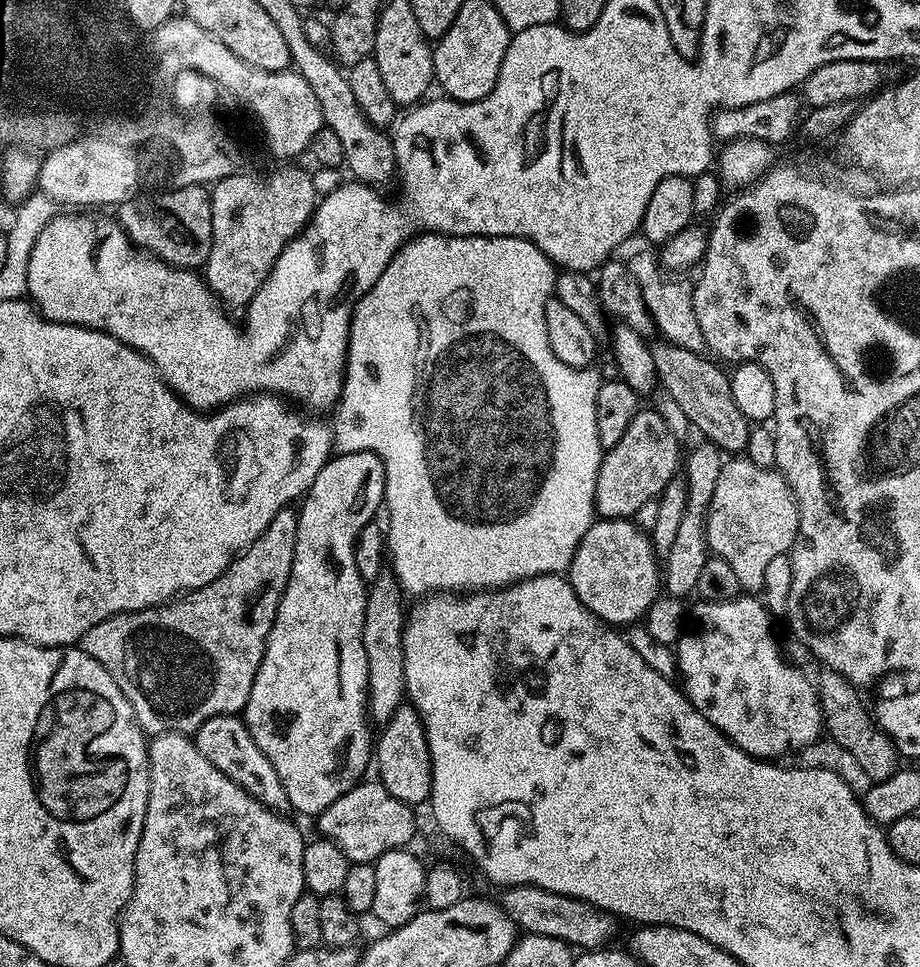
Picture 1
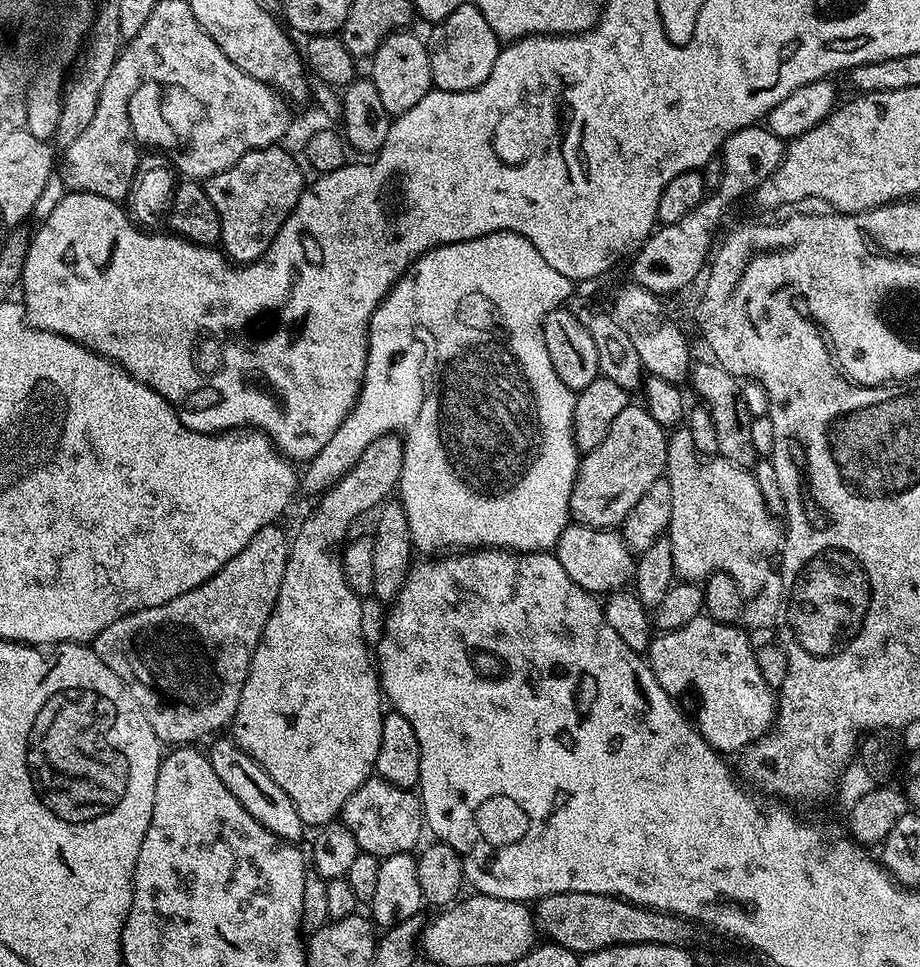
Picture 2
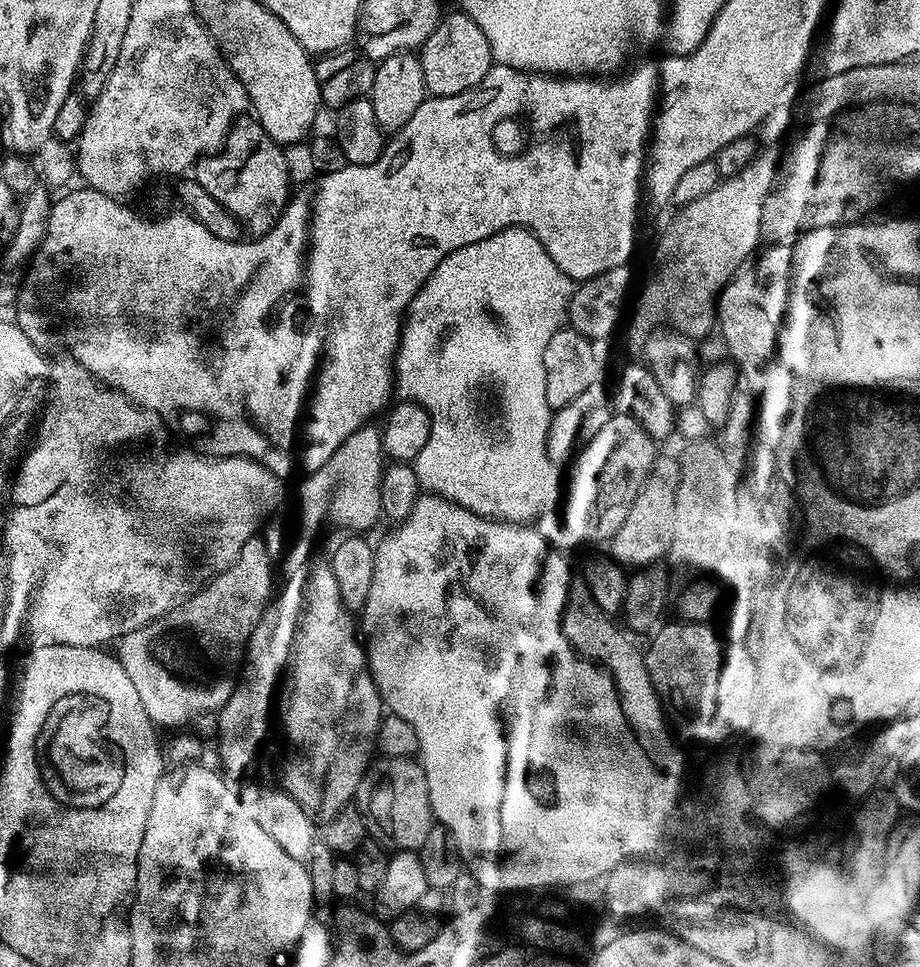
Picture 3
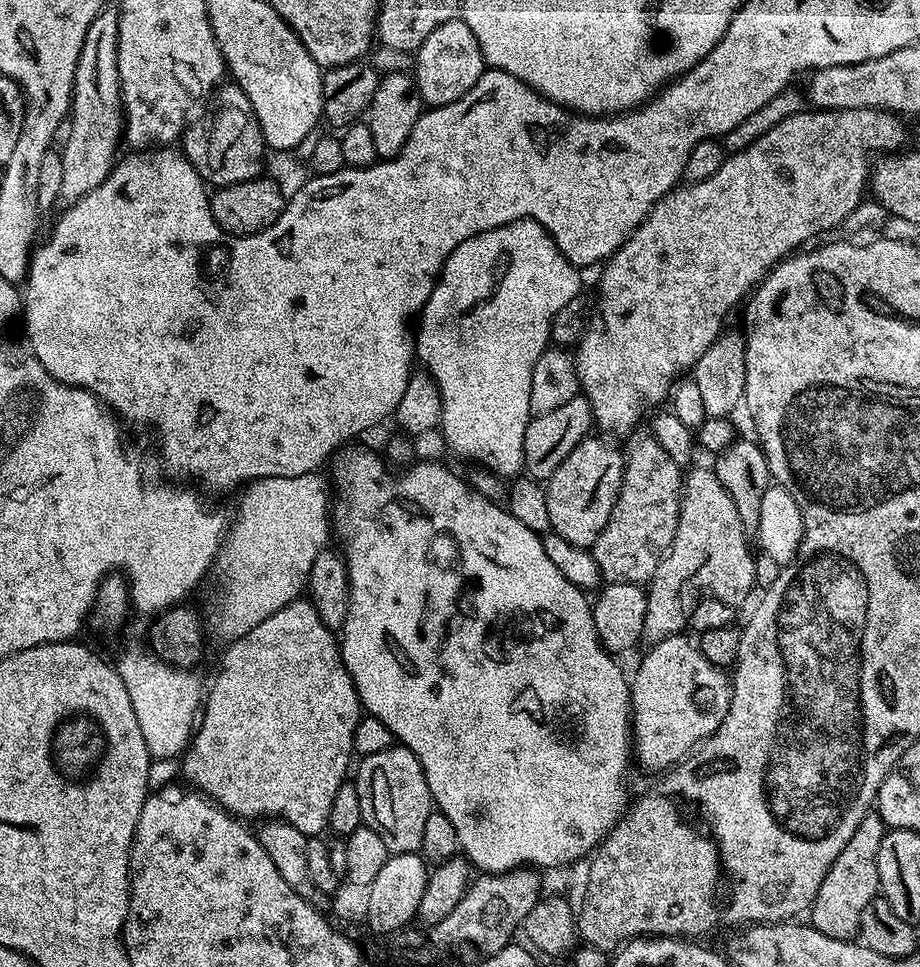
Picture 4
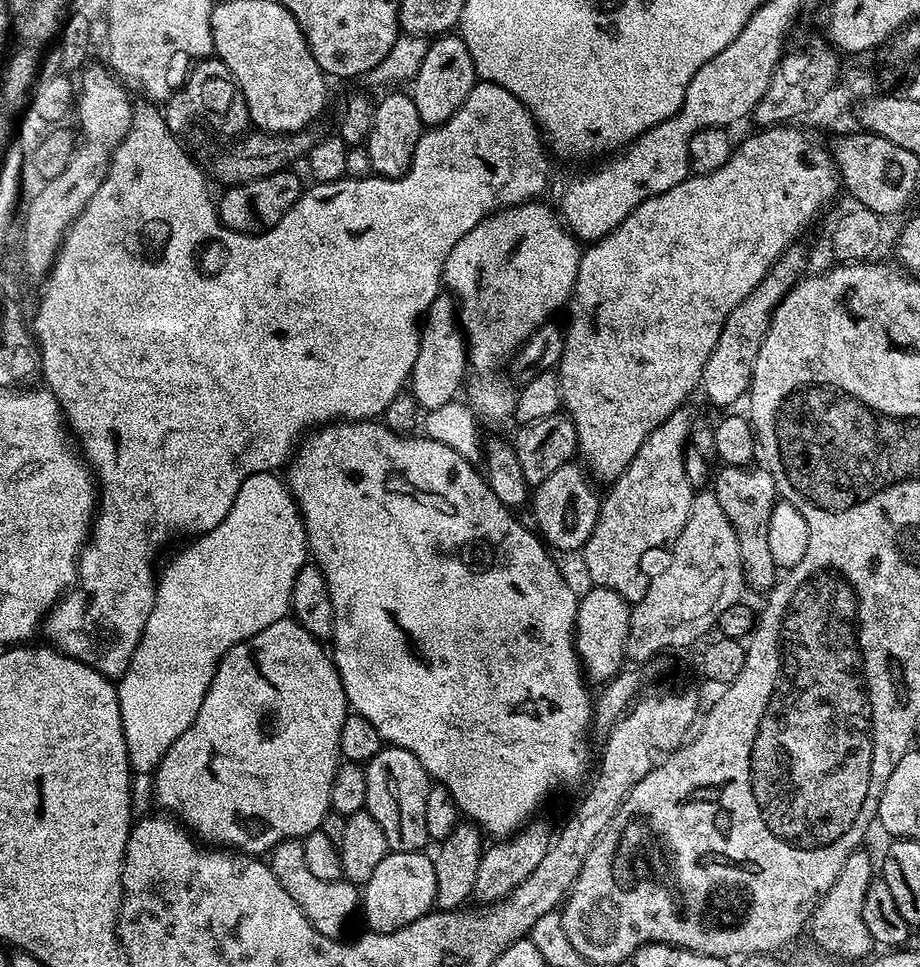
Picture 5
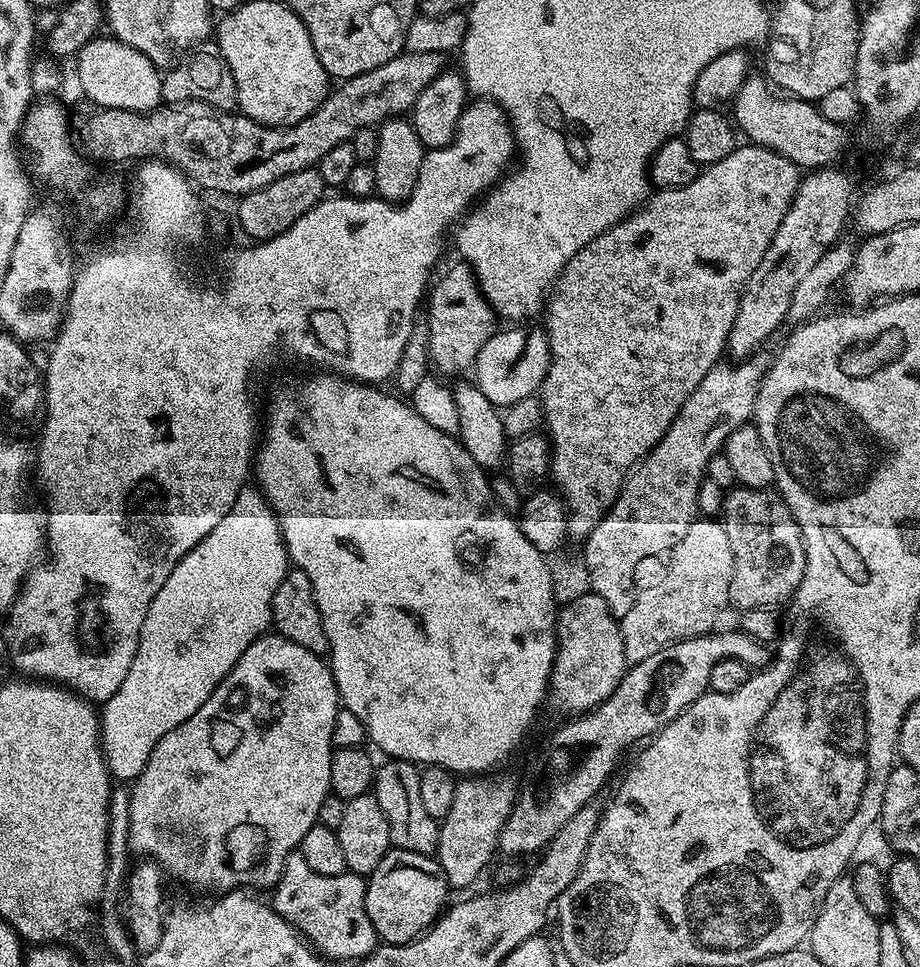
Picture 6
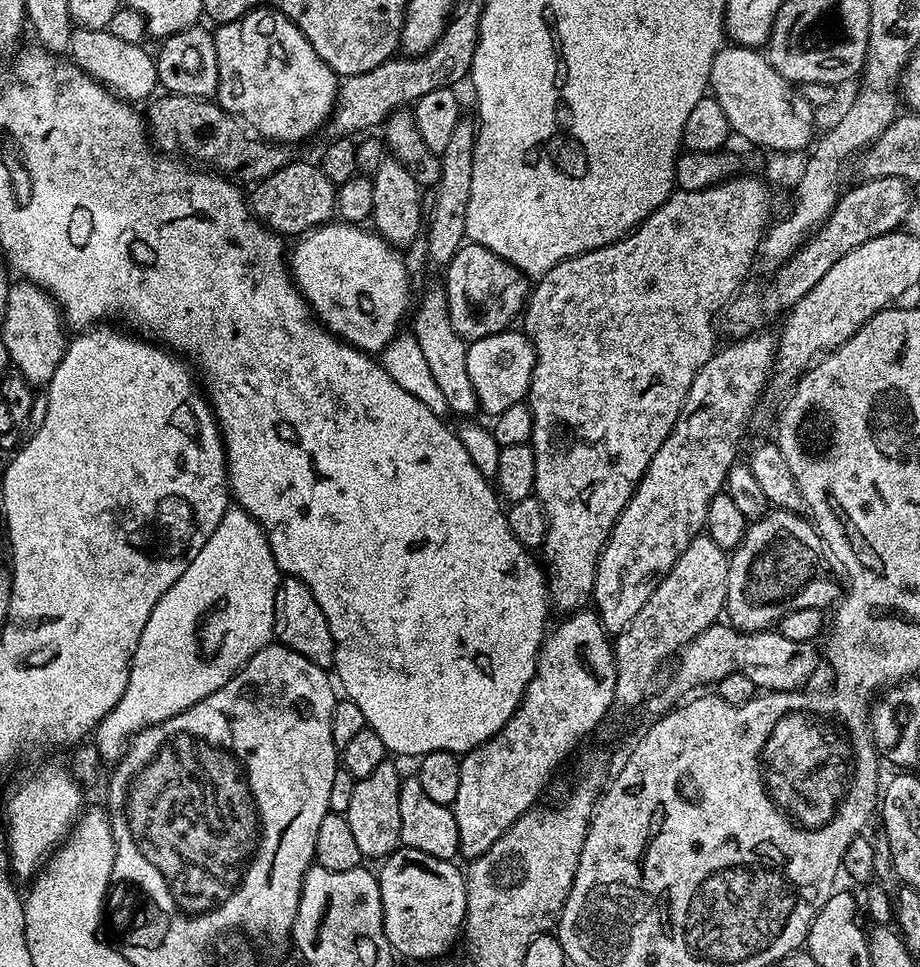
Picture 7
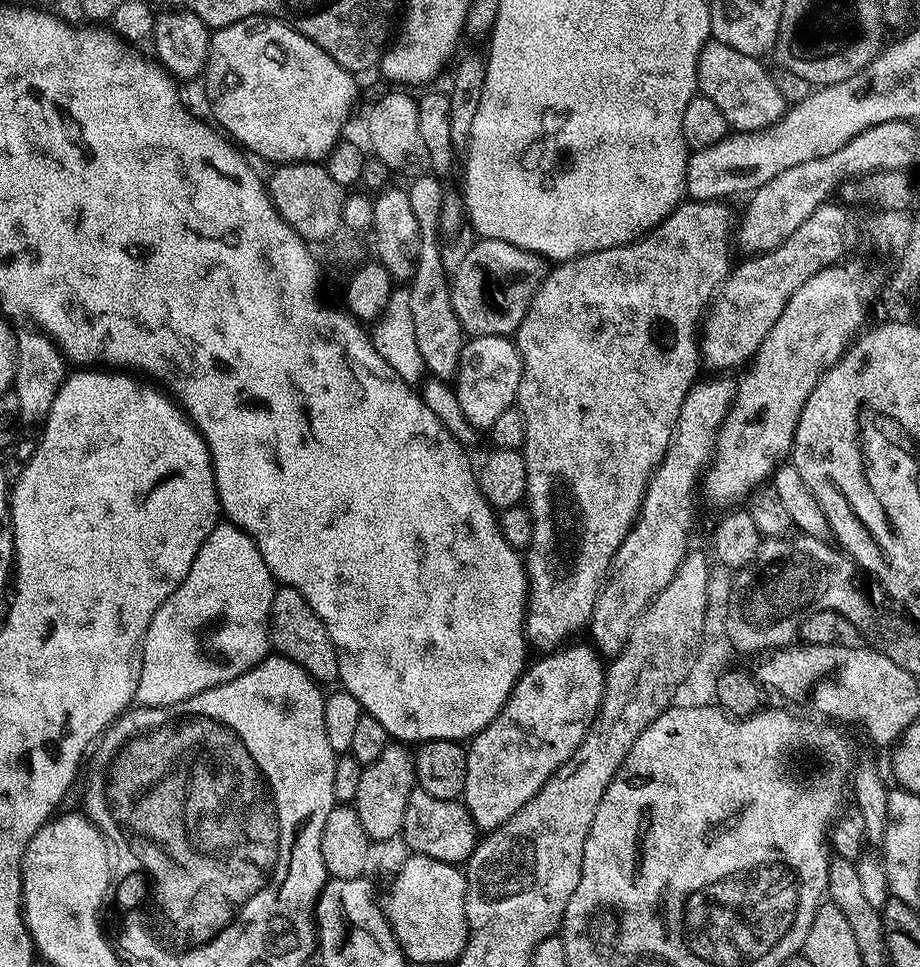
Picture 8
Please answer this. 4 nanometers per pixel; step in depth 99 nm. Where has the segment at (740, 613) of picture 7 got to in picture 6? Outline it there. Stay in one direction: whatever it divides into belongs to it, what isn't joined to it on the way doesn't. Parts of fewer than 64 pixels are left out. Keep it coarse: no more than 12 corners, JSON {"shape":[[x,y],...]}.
{"shape":[[736,486],[722,523],[734,609],[787,601],[804,540],[775,491]]}

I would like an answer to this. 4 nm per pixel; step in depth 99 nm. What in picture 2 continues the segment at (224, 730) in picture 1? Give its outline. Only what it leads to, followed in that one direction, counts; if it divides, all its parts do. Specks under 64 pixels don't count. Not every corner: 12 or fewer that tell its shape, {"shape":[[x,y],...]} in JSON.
{"shape":[[235,740],[206,755],[254,822],[300,842],[290,794]]}

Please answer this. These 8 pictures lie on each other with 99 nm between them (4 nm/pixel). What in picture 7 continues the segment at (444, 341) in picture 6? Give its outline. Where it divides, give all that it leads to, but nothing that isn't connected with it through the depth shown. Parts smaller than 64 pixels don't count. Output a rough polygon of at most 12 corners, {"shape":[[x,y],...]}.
{"shape":[[465,243],[446,267],[450,321],[498,334],[530,295],[522,270]]}

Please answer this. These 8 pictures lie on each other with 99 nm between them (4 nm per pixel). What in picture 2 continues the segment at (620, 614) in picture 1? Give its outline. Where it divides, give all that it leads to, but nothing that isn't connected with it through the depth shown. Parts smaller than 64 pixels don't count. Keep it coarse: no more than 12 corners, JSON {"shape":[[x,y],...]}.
{"shape":[[569,523],[554,555],[587,592],[633,583],[619,531]]}

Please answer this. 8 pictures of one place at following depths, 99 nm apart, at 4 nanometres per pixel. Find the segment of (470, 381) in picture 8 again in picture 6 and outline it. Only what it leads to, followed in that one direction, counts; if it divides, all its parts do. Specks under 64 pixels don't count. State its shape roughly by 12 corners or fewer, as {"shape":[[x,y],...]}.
{"shape":[[540,326],[497,330],[474,384],[500,410],[544,387],[552,357]]}

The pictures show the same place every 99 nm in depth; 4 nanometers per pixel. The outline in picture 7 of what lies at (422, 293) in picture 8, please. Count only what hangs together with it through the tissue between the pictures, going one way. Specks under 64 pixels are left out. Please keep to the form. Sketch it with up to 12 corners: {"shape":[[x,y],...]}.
{"shape":[[443,289],[425,292],[410,328],[449,411],[475,415],[468,344]]}

